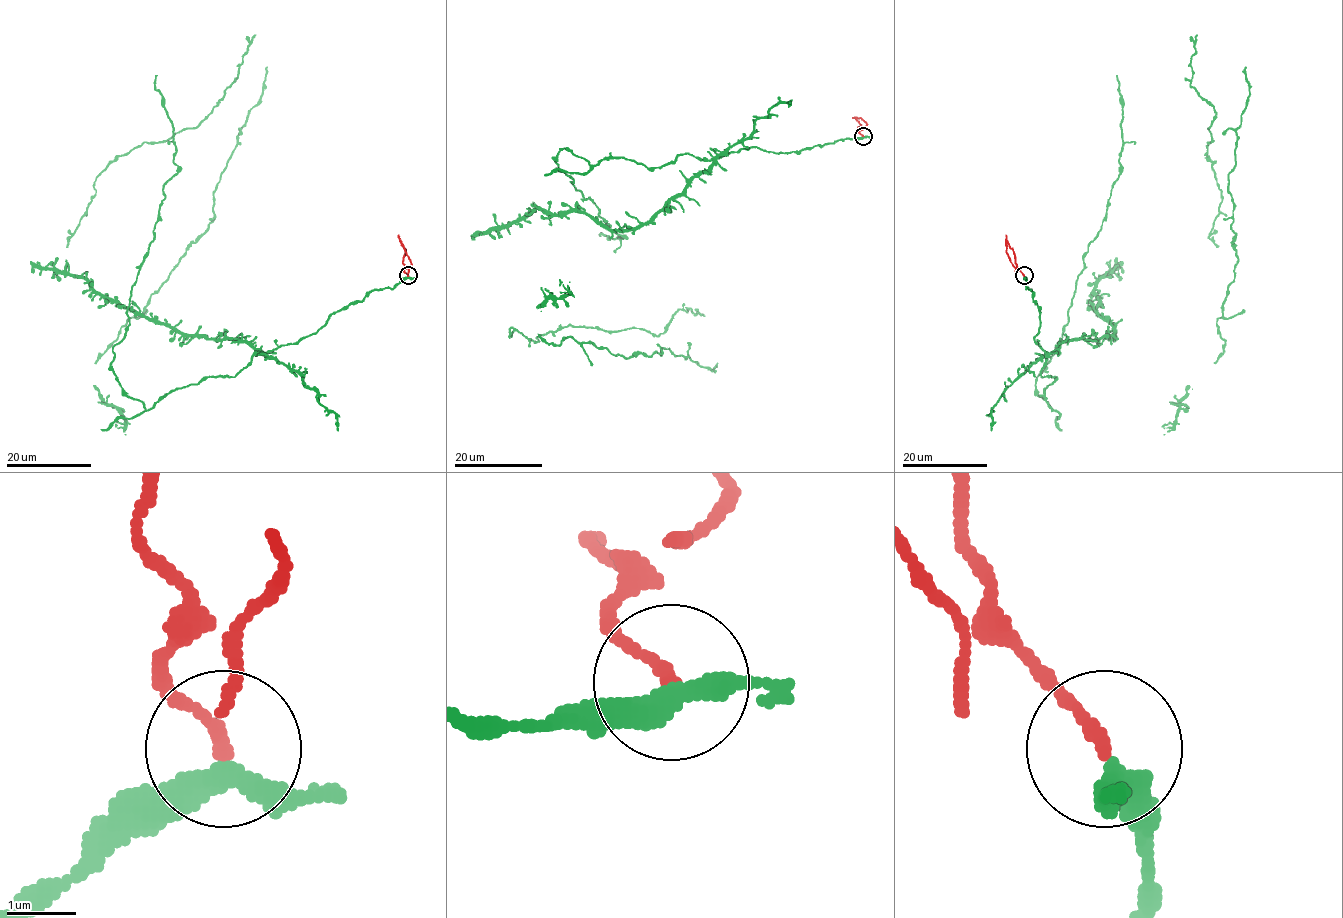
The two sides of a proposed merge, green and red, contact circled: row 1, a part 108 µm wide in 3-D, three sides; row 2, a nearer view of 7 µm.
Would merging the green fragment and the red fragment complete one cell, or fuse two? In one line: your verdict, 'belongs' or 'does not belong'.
does not belong

